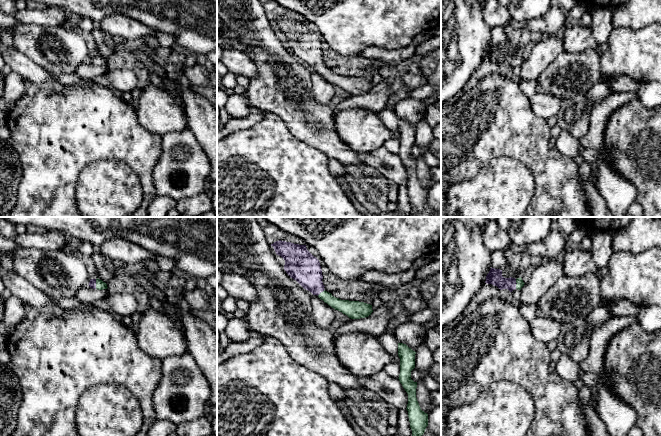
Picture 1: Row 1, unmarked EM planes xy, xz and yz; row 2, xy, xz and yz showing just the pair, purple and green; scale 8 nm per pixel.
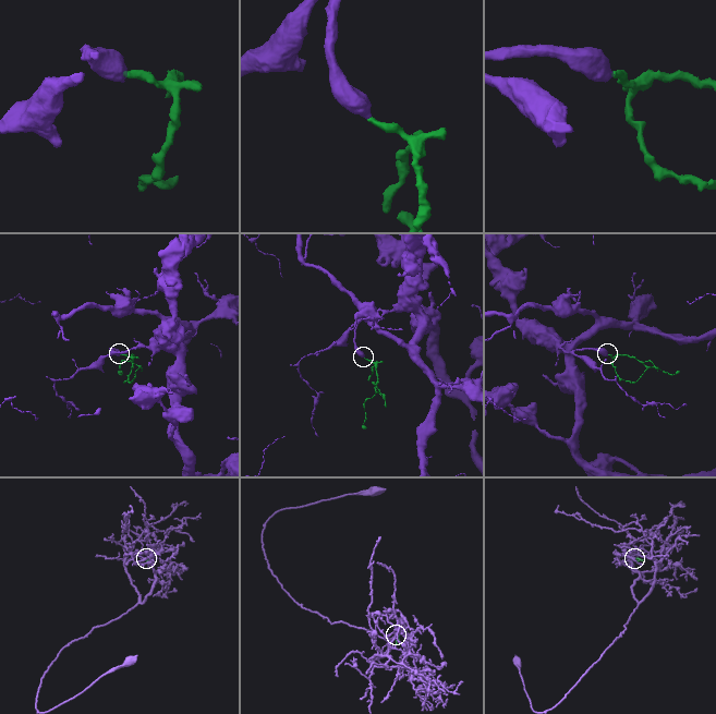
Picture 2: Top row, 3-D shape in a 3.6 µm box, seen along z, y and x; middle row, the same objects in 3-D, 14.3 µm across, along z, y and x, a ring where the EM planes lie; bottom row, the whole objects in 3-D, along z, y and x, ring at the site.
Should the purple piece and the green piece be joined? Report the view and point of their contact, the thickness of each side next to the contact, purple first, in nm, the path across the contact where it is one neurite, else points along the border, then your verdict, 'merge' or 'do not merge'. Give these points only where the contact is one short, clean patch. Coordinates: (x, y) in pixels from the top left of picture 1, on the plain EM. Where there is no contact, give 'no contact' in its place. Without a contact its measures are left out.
contact xy (95, 60); calibres 60 and 80 nm; way xy (92, 59), (95, 60), (100, 61); merge

